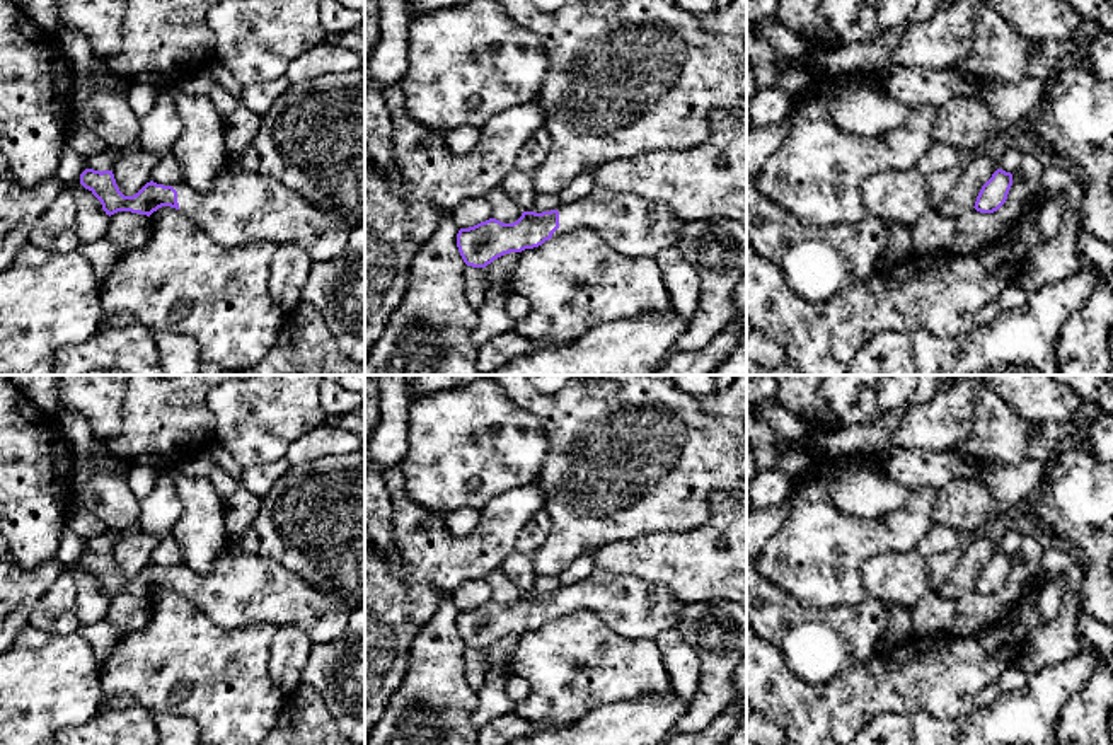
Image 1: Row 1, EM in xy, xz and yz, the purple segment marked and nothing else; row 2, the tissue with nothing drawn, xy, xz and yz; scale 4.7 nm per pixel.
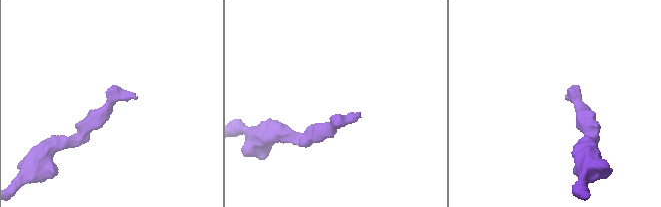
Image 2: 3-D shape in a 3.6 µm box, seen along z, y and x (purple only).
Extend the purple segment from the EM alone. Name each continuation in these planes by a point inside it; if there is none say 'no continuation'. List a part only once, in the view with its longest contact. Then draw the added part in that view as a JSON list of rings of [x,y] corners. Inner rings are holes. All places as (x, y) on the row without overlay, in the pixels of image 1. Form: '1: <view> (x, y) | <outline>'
1: xz (633, 607) | [[[600,568],[556,592],[559,610],[552,619],[586,609],[617,634],[641,641],[651,641],[665,629],[675,629],[683,607],[683,602],[663,583]]]

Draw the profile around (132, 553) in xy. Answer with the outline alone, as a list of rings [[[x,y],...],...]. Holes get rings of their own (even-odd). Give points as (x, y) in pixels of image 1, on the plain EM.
[[[140,530],[136,535],[119,535],[114,540],[112,556],[124,578],[136,576],[147,564],[157,544],[164,537]]]

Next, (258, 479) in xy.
[[[280,459],[269,464],[244,469],[240,486],[254,493],[256,496],[264,496],[274,481],[281,477],[290,469],[286,459]]]

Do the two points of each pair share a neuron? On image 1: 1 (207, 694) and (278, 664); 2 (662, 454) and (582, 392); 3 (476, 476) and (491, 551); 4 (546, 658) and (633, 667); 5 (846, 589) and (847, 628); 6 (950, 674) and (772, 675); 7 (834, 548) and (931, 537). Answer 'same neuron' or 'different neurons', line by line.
1: different neurons
2: same neuron
3: different neurons
4: same neuron
5: different neurons
6: same neuron
7: different neurons

